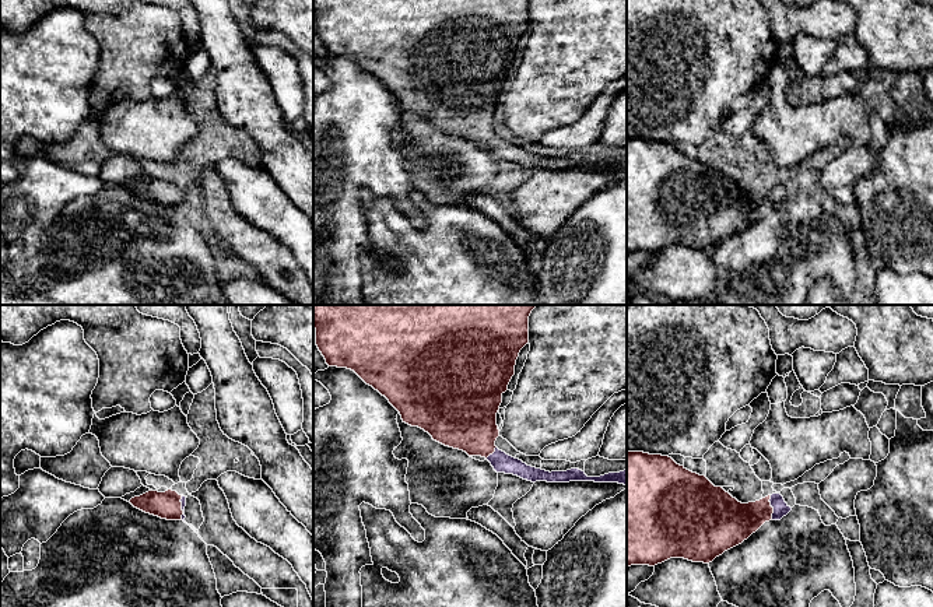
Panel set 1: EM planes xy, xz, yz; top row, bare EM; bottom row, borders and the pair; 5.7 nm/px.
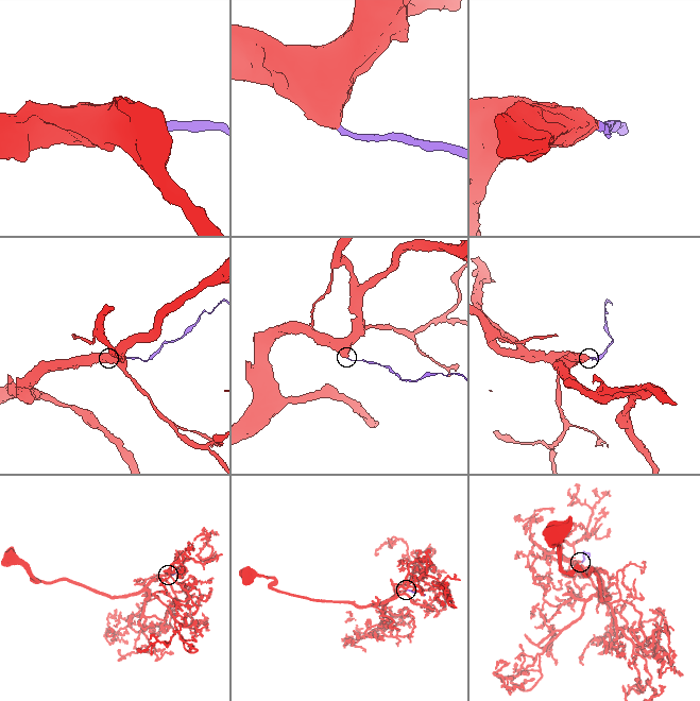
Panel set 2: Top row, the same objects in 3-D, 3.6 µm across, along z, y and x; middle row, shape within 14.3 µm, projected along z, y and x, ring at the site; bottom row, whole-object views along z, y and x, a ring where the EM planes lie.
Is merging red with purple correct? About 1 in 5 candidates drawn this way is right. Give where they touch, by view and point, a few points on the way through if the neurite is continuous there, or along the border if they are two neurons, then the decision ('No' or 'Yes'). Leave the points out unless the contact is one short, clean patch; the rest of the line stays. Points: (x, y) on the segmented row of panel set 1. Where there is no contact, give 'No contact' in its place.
Touches red at yz (772, 508). Path across: yz (732, 522), (772, 508), (781, 508). Yes

